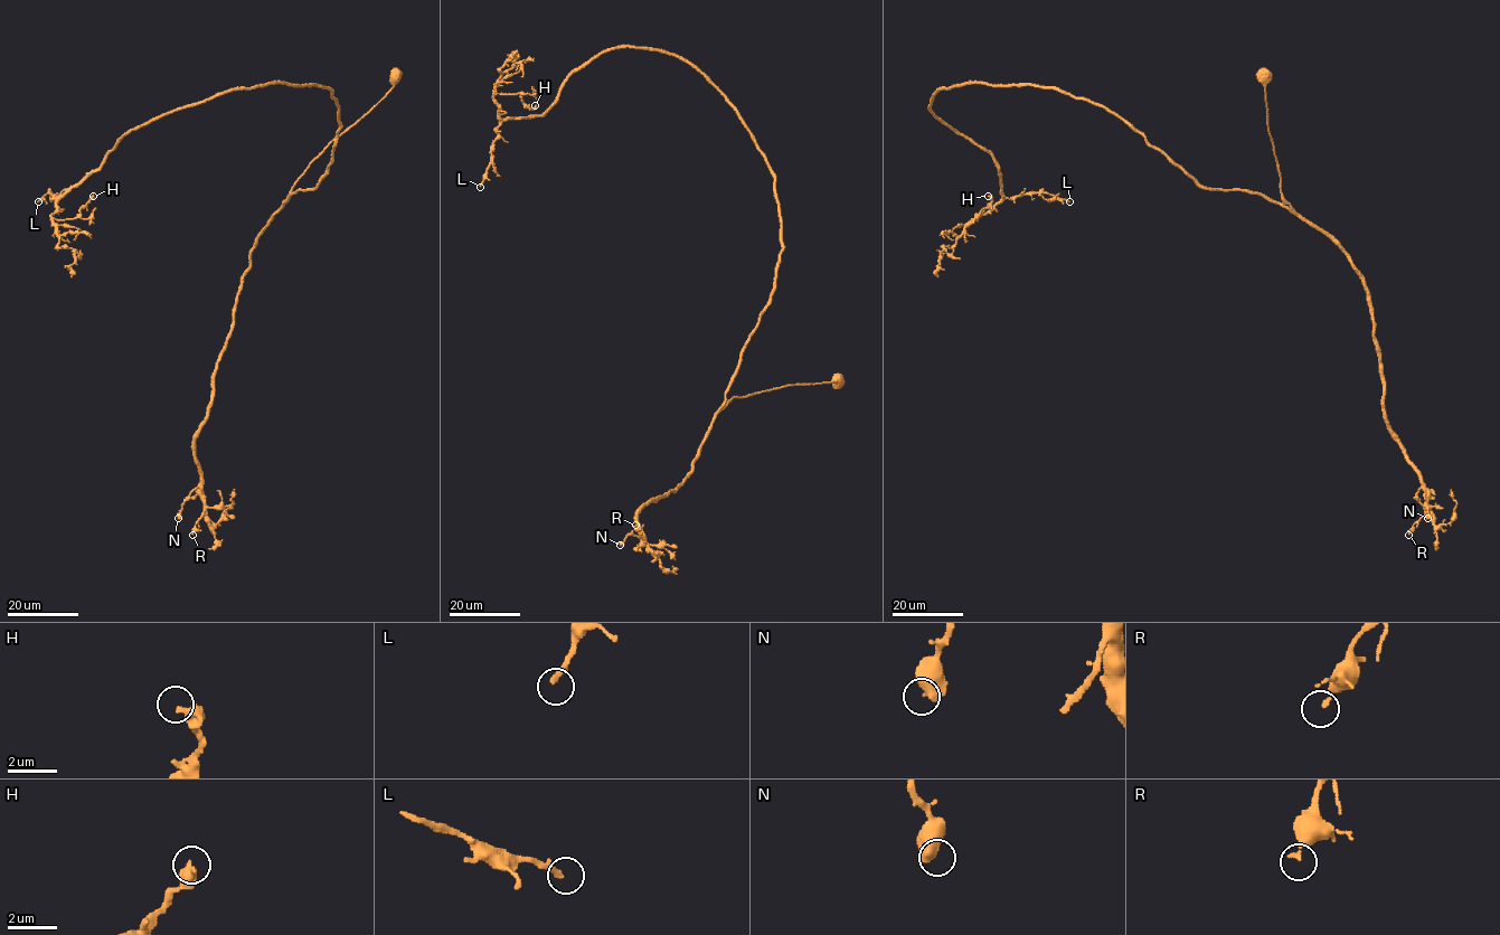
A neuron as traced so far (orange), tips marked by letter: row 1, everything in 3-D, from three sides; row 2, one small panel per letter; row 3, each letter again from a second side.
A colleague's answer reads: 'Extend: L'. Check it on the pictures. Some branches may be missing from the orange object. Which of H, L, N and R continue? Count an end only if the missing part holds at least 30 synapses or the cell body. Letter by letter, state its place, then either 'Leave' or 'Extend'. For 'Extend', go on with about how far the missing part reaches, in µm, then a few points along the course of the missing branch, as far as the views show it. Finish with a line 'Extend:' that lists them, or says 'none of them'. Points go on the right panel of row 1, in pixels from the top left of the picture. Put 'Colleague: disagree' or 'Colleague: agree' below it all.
H: Place: (988, 196). Leave
L: Place: (1069, 201). Extend. Missing length about 15 µm. Course of what is missing: (1069, 201), (1073, 205), (1093, 204)
N: Place: (1427, 518). Leave
R: Place: (1408, 535). Leave
Extend: L
Colleague: agree

